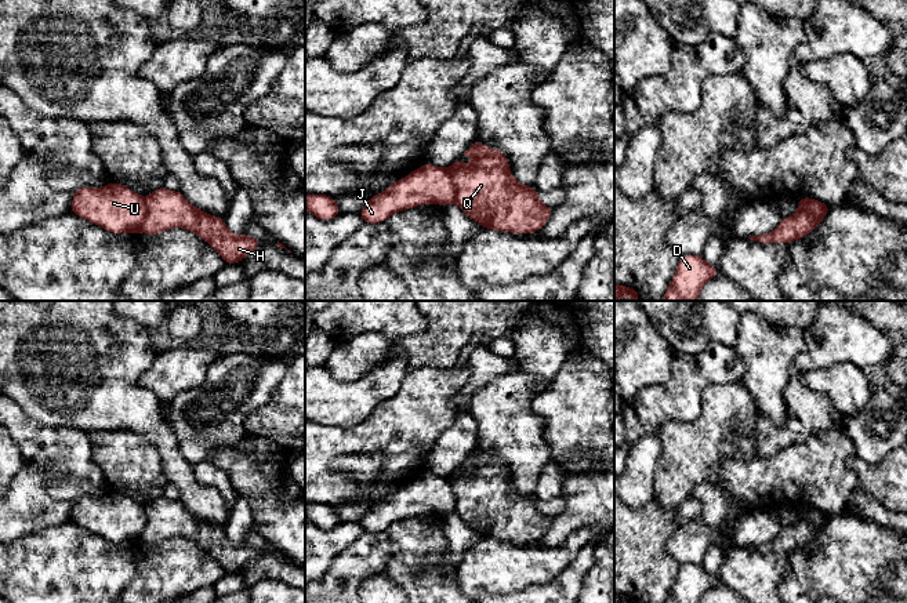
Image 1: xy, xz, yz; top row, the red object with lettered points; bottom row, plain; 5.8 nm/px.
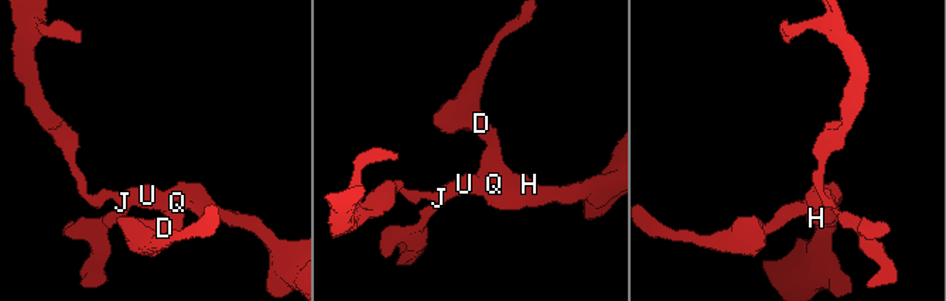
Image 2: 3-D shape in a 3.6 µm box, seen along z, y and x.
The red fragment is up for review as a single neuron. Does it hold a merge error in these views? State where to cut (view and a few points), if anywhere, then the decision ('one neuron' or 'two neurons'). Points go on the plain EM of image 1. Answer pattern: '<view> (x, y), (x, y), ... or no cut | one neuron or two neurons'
xy (145, 507), (145, 526), (137, 538) | two neurons

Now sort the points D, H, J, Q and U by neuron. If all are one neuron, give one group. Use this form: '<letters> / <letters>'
D H Q / J U

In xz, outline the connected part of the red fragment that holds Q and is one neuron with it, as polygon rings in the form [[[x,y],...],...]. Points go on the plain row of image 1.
[[[478,447],[469,459],[462,462],[472,465],[472,473],[464,473],[460,466],[449,476],[456,498],[457,515],[483,538],[496,538],[511,542],[531,542],[543,538],[554,517],[538,509],[533,495],[520,494],[509,480],[507,465],[500,458],[486,457]]]

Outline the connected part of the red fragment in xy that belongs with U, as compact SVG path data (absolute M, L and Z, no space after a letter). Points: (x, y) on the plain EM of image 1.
M126 494L84 495L73 501L70 522L112 542L134 542L146 524L146 508Z

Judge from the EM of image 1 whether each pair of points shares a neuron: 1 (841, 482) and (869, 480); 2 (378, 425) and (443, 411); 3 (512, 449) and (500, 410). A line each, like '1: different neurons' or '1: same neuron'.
1: different neurons
2: same neuron
3: same neuron

